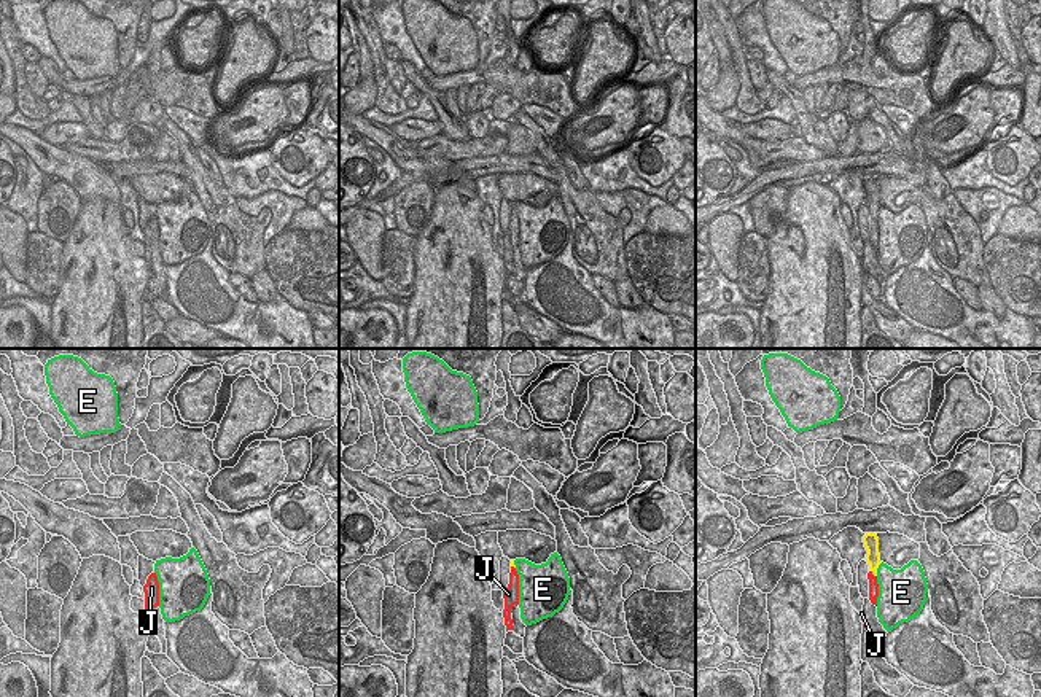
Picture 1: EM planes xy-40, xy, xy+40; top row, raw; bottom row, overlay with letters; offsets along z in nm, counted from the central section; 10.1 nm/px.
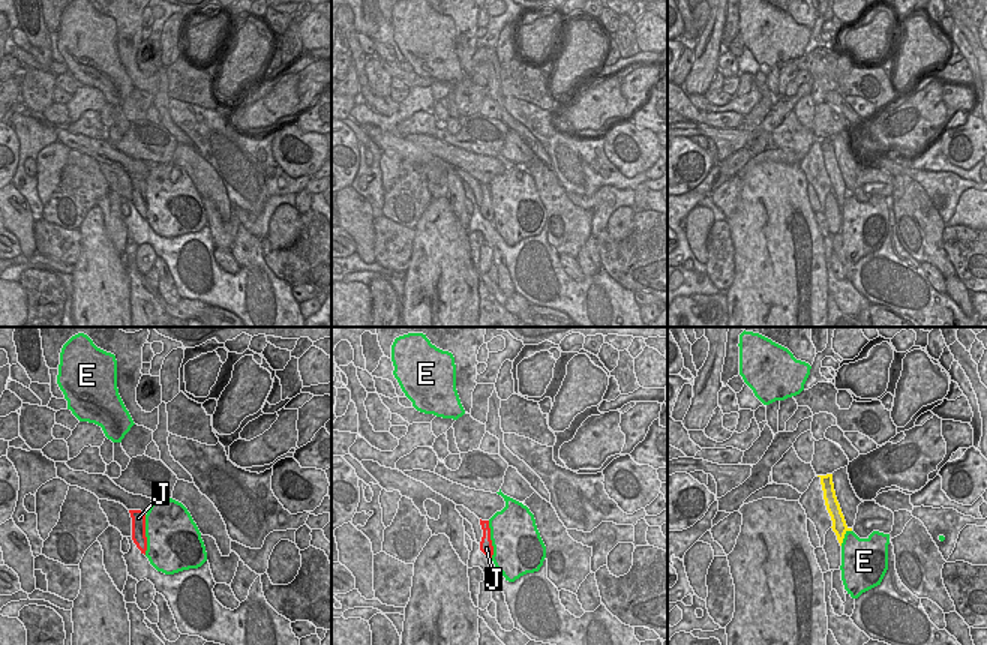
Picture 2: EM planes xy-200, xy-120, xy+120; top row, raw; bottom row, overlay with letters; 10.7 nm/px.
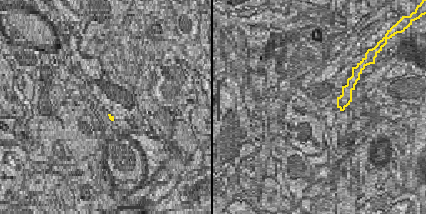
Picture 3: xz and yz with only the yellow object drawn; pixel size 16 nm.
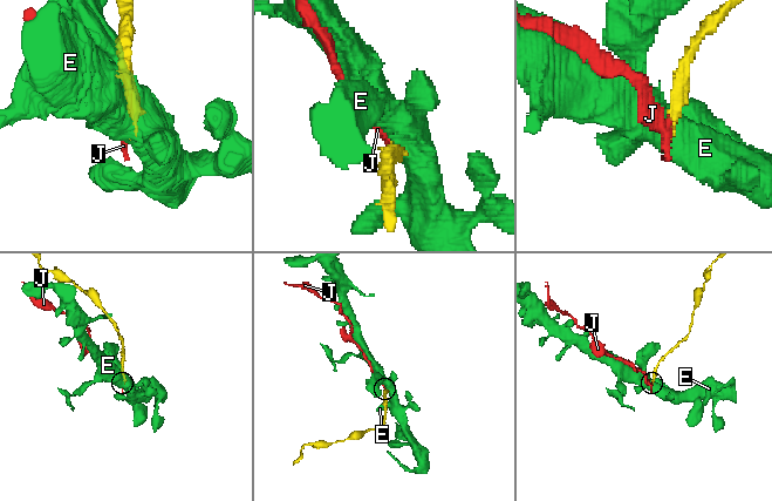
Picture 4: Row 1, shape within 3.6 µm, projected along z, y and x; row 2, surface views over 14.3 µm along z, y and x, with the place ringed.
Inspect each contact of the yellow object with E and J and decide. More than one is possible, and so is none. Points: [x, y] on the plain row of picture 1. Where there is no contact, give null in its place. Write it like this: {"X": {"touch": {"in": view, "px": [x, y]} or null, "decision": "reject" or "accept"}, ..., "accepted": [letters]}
{"E": {"touch": {"in": "xy+40", "px": [877, 210]}, "decision": "reject"}, "J": {"touch": {"in": "xy+40", "px": [873, 217]}, "decision": "reject"}, "accepted": []}

